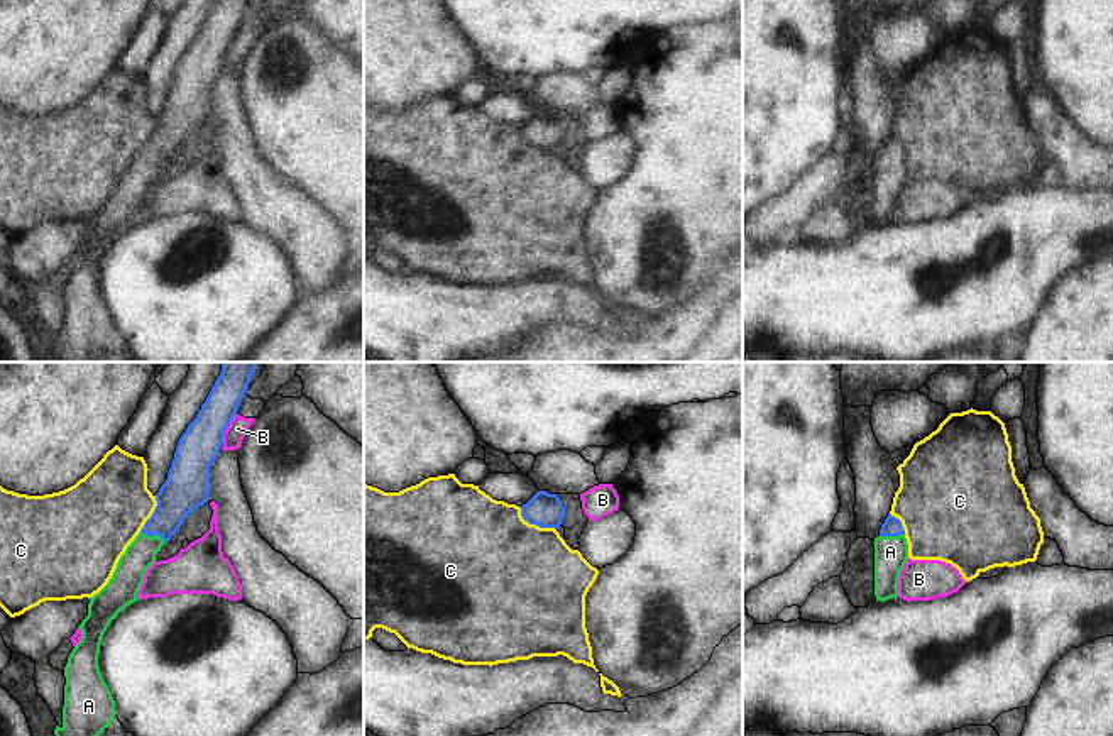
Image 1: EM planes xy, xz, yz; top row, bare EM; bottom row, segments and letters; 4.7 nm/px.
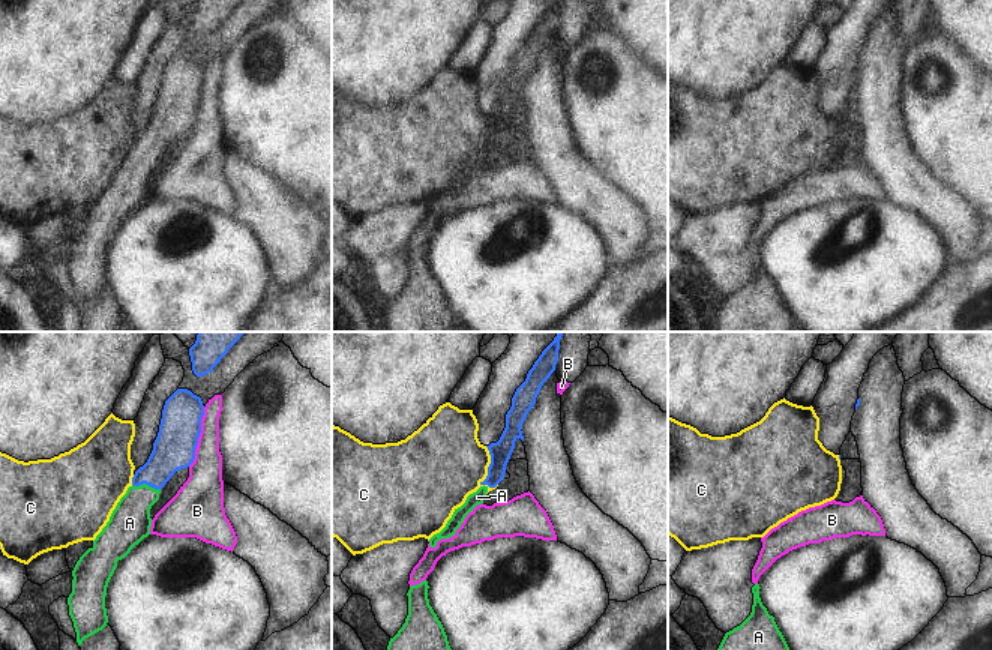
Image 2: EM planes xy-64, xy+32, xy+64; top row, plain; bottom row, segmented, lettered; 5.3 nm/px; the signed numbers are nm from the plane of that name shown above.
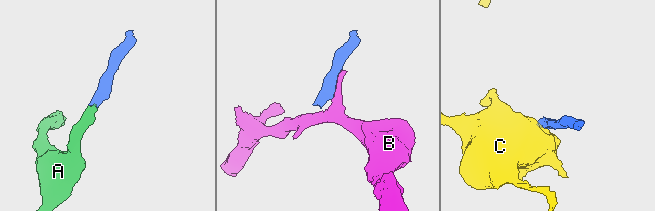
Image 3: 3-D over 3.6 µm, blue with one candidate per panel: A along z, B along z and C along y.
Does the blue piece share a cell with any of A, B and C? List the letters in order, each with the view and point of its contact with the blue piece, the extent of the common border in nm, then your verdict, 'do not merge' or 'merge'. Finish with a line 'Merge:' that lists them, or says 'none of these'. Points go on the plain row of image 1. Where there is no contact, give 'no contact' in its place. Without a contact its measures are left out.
A: xy (153, 156) | 130 nm | merge
B: xy (225, 49) | 170 nm | do not merge
C: xz (535, 144) | 200 nm | do not merge
Merge: A

